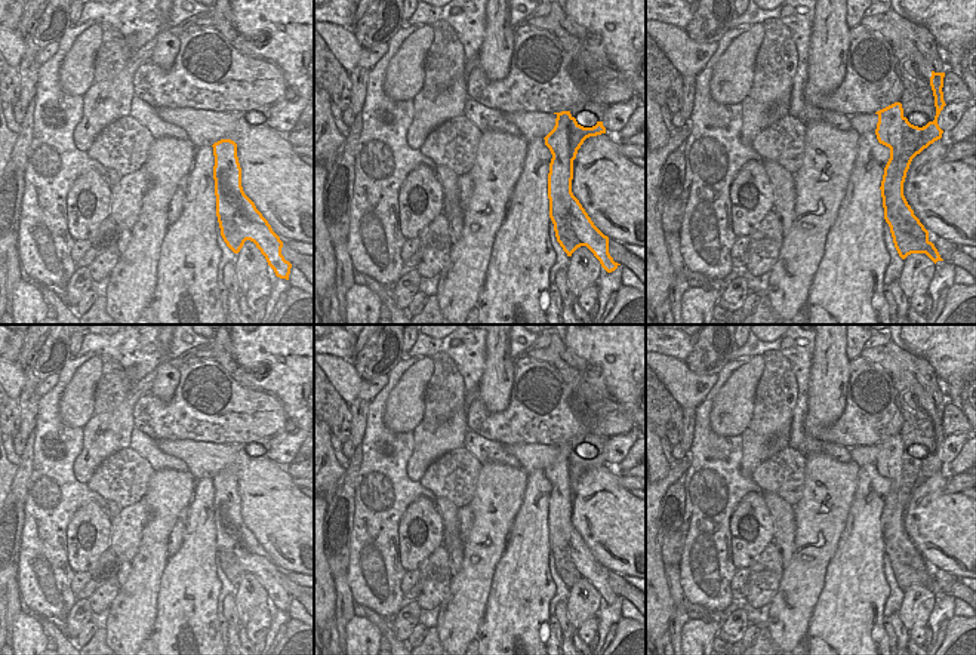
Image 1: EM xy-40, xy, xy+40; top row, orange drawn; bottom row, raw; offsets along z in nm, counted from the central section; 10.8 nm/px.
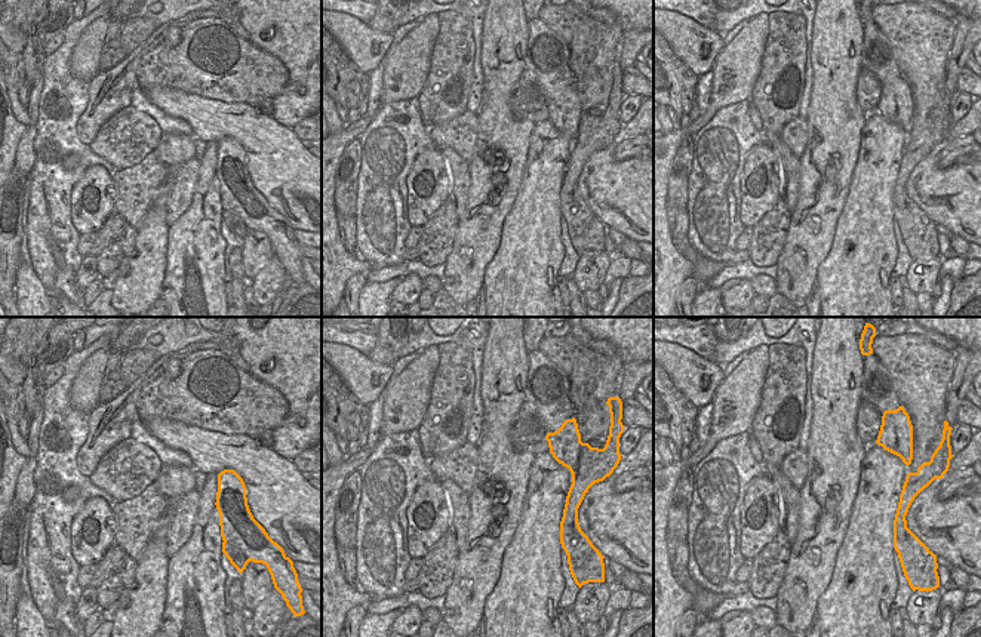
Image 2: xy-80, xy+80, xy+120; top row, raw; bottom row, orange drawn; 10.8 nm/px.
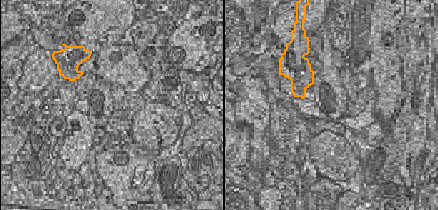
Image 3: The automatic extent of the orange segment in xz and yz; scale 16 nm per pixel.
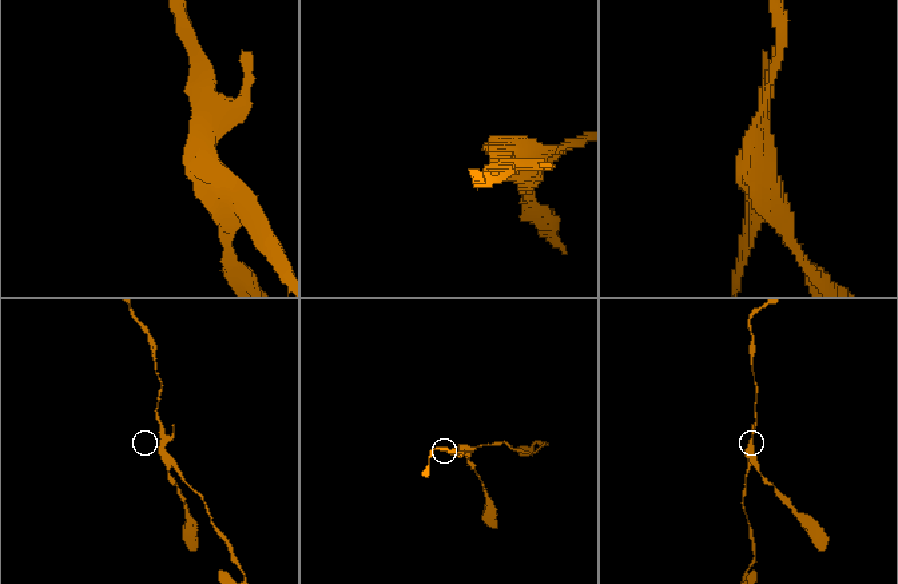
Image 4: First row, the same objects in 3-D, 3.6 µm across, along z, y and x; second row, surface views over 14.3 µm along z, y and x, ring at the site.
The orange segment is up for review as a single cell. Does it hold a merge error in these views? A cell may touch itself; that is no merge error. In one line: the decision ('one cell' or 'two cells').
two cells

